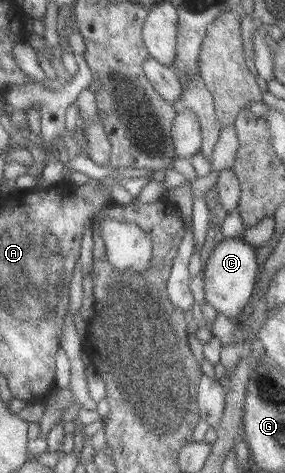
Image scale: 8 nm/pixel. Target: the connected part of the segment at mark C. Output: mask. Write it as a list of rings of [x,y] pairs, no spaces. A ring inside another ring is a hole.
[[[217,239],[217,243],[209,253],[202,268],[204,301],[216,314],[222,314],[225,318],[238,318],[243,315],[243,306],[256,284],[255,276],[258,274],[255,263],[255,247],[239,239]]]

